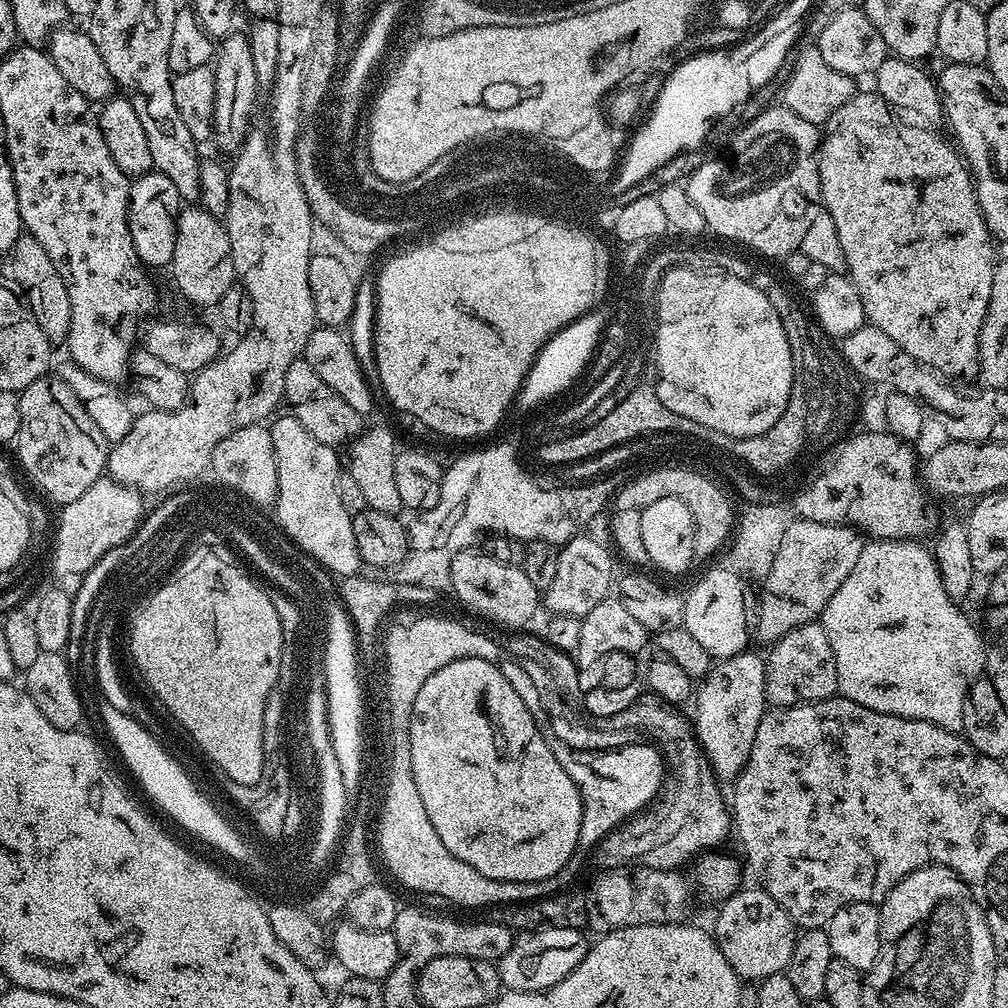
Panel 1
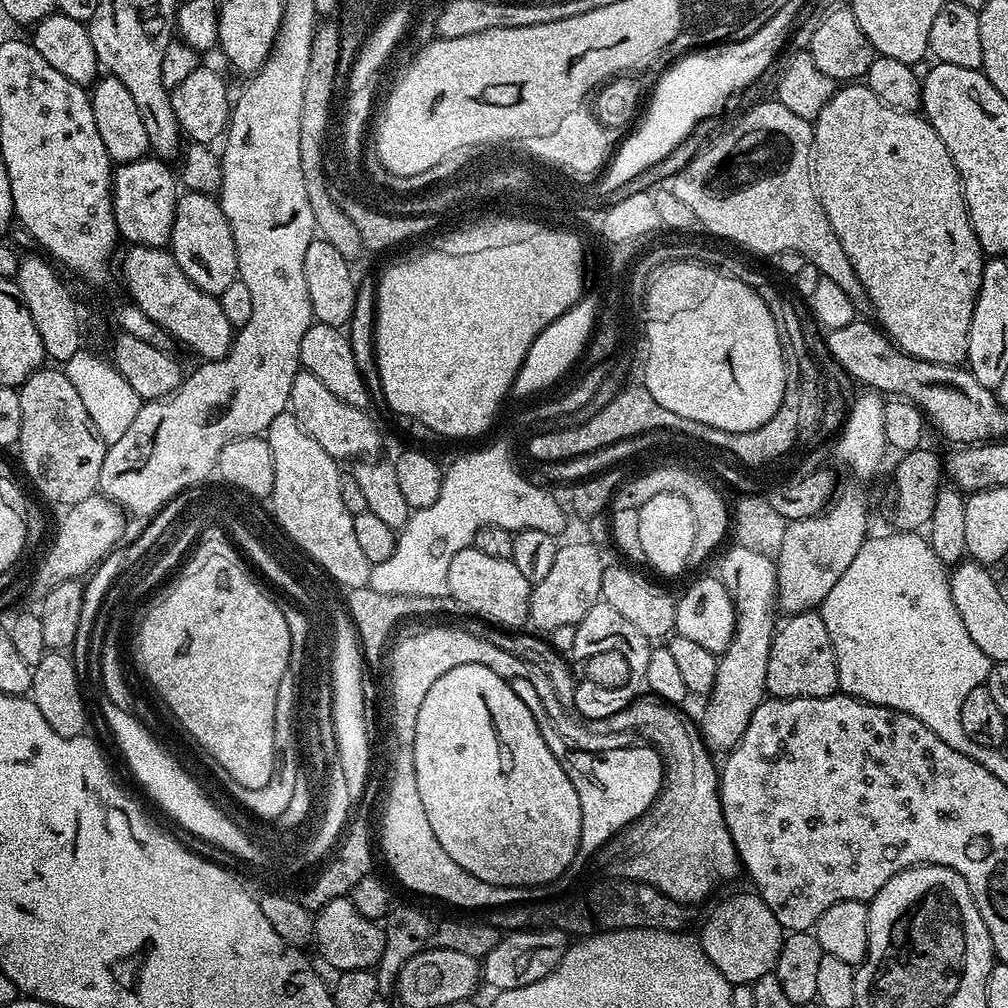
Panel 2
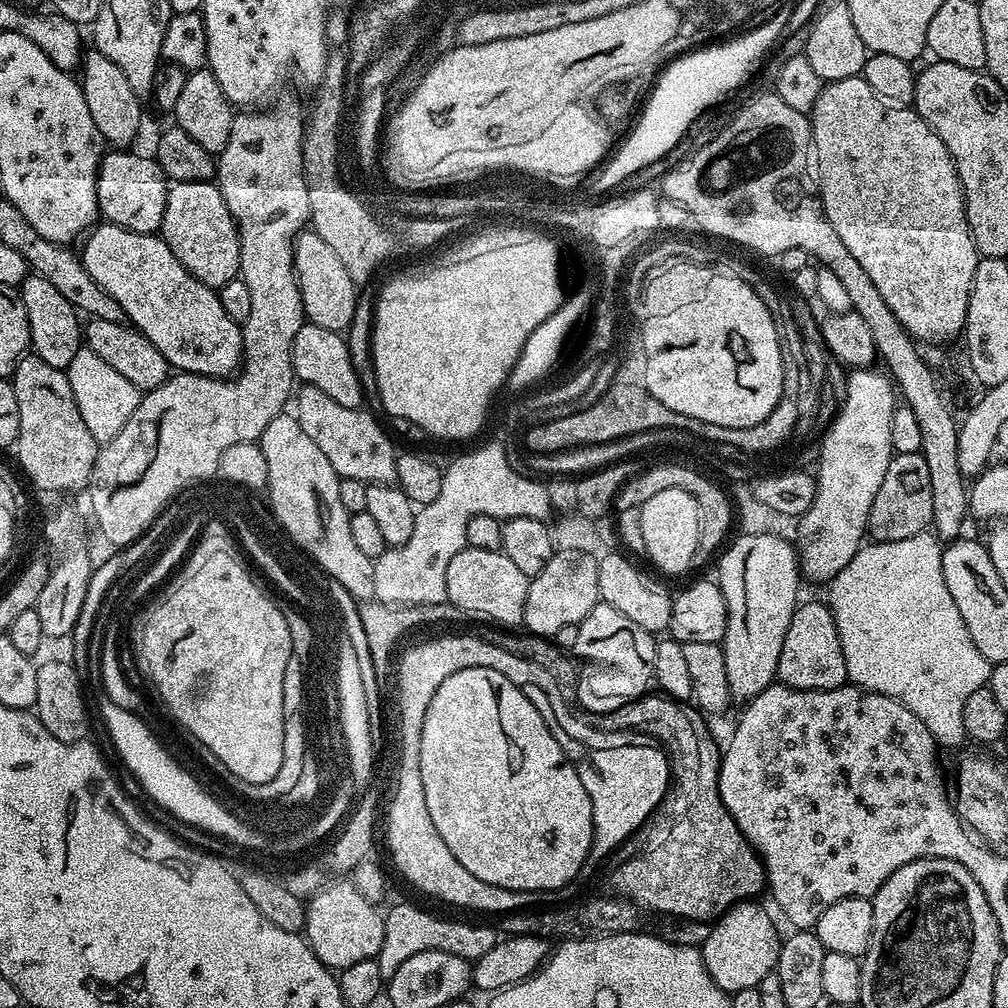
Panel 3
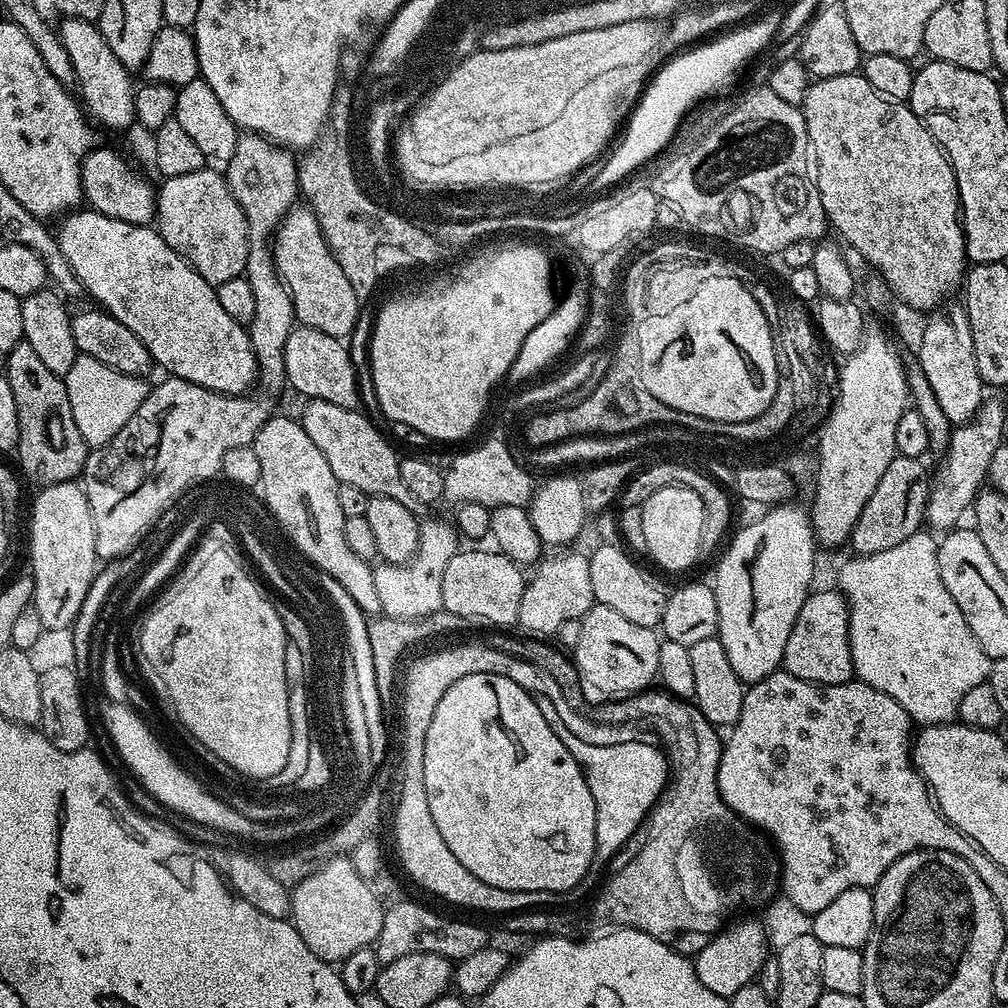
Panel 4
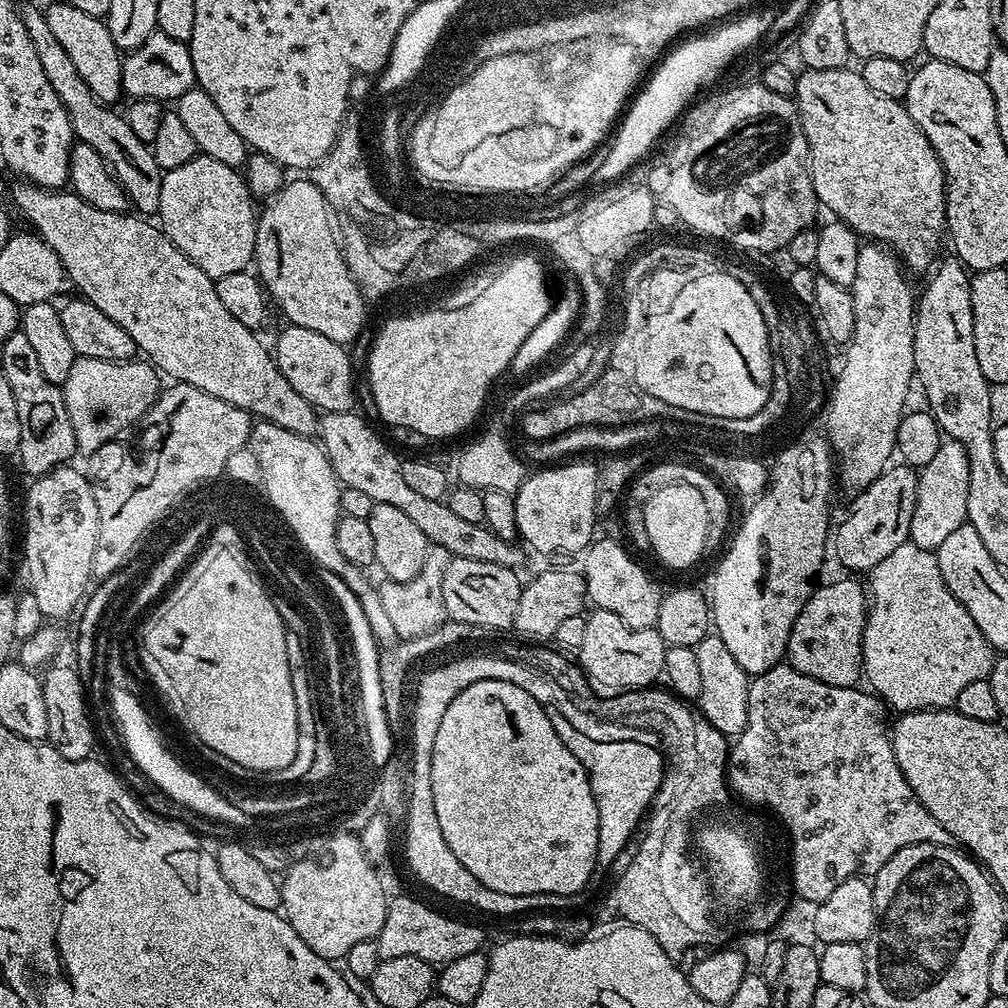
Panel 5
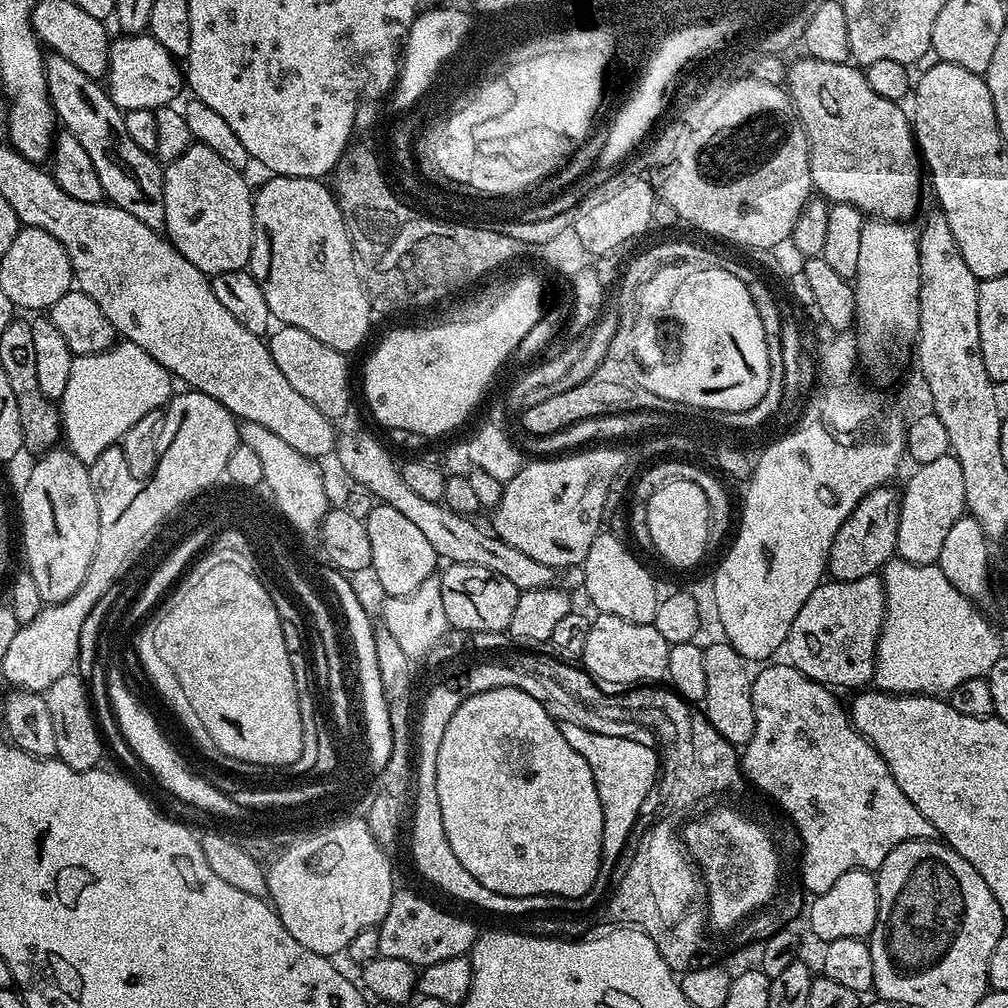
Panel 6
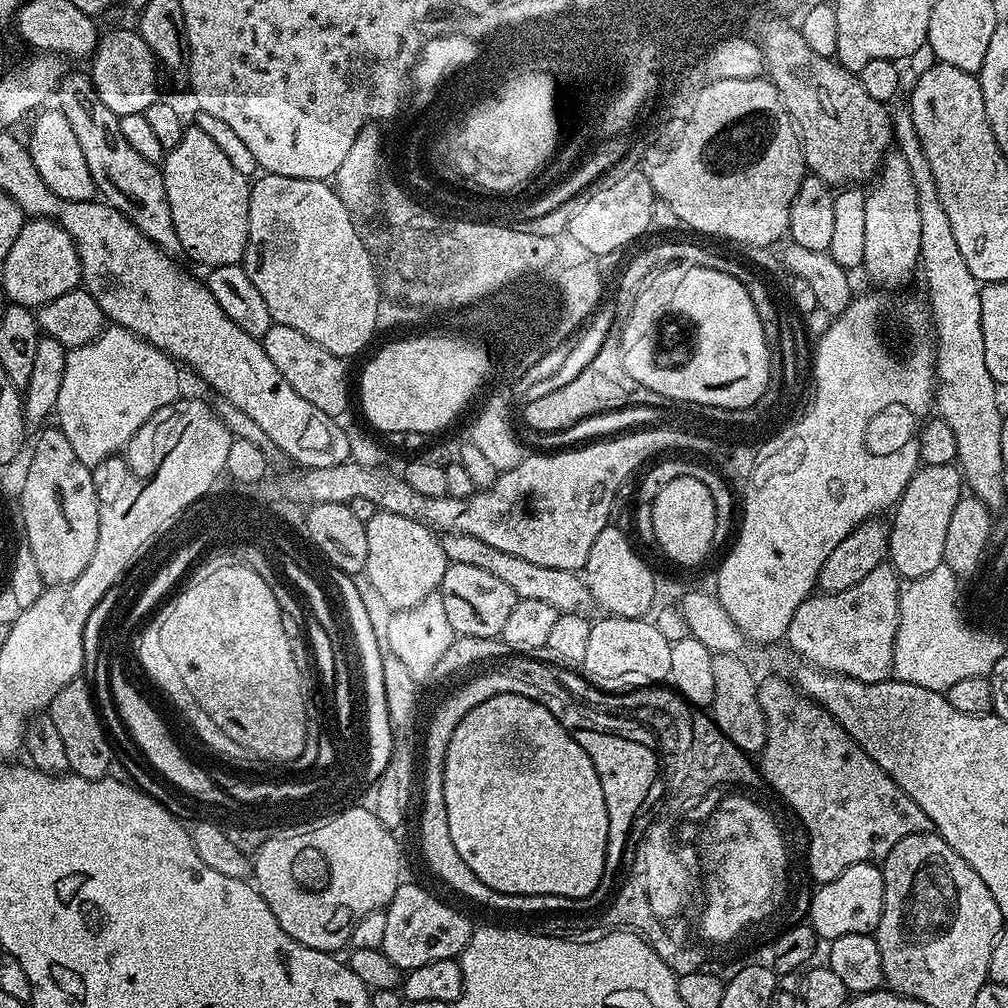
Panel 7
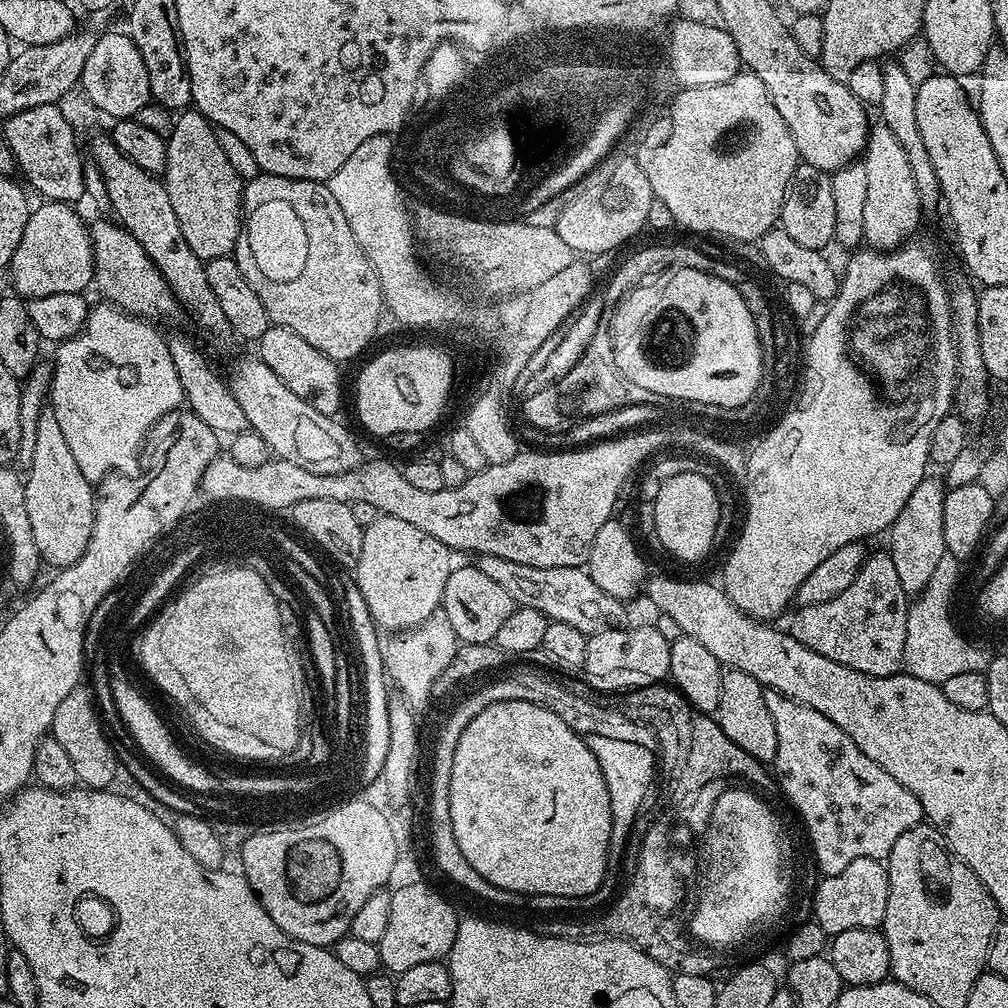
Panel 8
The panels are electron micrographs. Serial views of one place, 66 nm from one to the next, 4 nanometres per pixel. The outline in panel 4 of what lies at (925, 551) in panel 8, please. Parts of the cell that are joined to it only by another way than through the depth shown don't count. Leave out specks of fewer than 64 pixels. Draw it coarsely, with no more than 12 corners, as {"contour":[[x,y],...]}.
{"contour":[[990,398],[953,429],[925,519],[951,531],[987,481],[1006,410]]}

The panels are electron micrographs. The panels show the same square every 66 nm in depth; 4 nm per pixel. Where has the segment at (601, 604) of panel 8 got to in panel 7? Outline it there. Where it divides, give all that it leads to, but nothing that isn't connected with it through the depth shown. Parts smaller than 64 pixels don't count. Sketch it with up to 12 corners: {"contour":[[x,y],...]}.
{"contour":[[447,533],[453,564],[479,566],[517,598],[587,613],[583,575],[514,558],[470,534]]}

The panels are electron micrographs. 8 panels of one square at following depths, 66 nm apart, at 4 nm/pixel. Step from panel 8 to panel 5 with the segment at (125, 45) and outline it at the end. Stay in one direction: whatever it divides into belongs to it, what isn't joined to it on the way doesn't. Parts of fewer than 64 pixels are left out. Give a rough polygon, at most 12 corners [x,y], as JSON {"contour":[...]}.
{"contour":[[152,32],[123,57],[132,100],[175,102],[197,87],[187,43]]}

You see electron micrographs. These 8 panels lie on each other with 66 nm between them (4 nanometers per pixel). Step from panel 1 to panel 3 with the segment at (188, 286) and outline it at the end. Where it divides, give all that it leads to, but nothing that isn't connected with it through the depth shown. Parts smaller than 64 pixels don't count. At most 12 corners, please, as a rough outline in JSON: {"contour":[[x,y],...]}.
{"contour":[[173,183],[159,235],[211,288],[240,275],[215,183]]}

